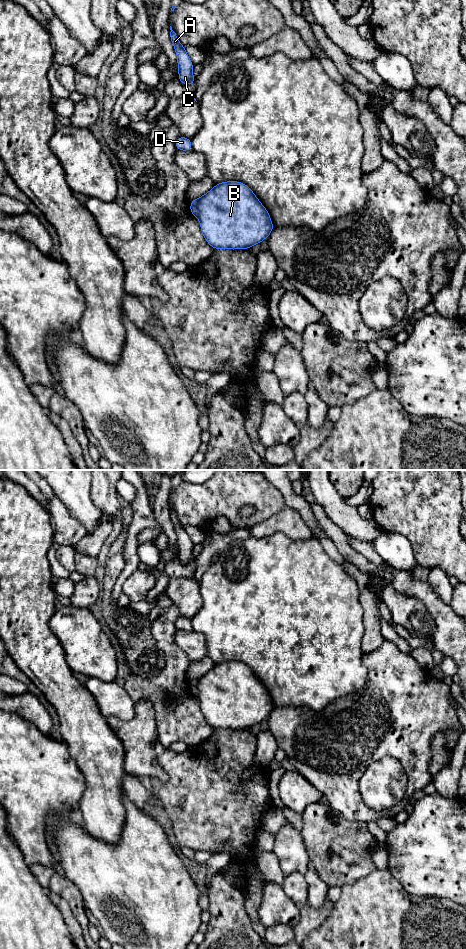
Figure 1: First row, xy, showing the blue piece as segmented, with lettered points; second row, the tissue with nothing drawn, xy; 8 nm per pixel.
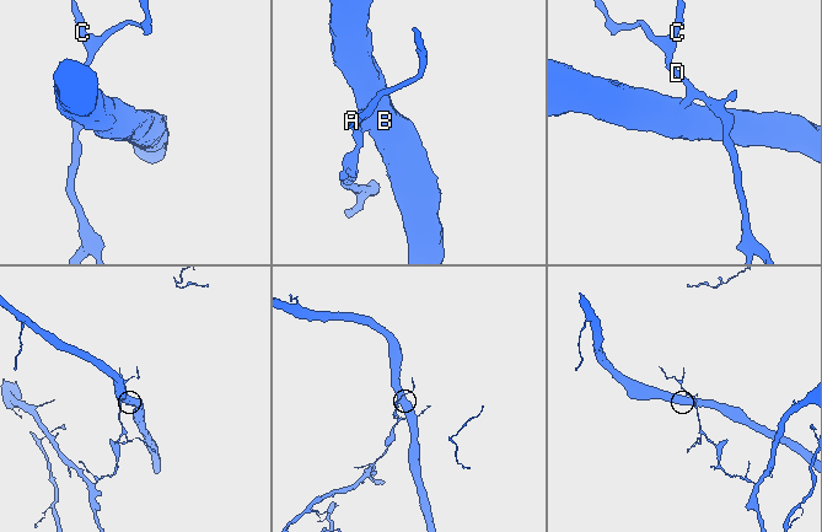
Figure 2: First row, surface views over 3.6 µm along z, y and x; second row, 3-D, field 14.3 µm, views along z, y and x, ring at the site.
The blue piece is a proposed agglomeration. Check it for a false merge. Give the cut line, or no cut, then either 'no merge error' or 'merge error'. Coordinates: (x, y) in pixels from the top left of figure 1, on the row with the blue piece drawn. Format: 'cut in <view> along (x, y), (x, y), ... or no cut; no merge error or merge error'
cut in xy along (200, 197), (197, 203), (196, 215); merge error

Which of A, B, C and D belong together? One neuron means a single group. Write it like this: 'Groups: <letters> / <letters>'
Groups: A C D / B

